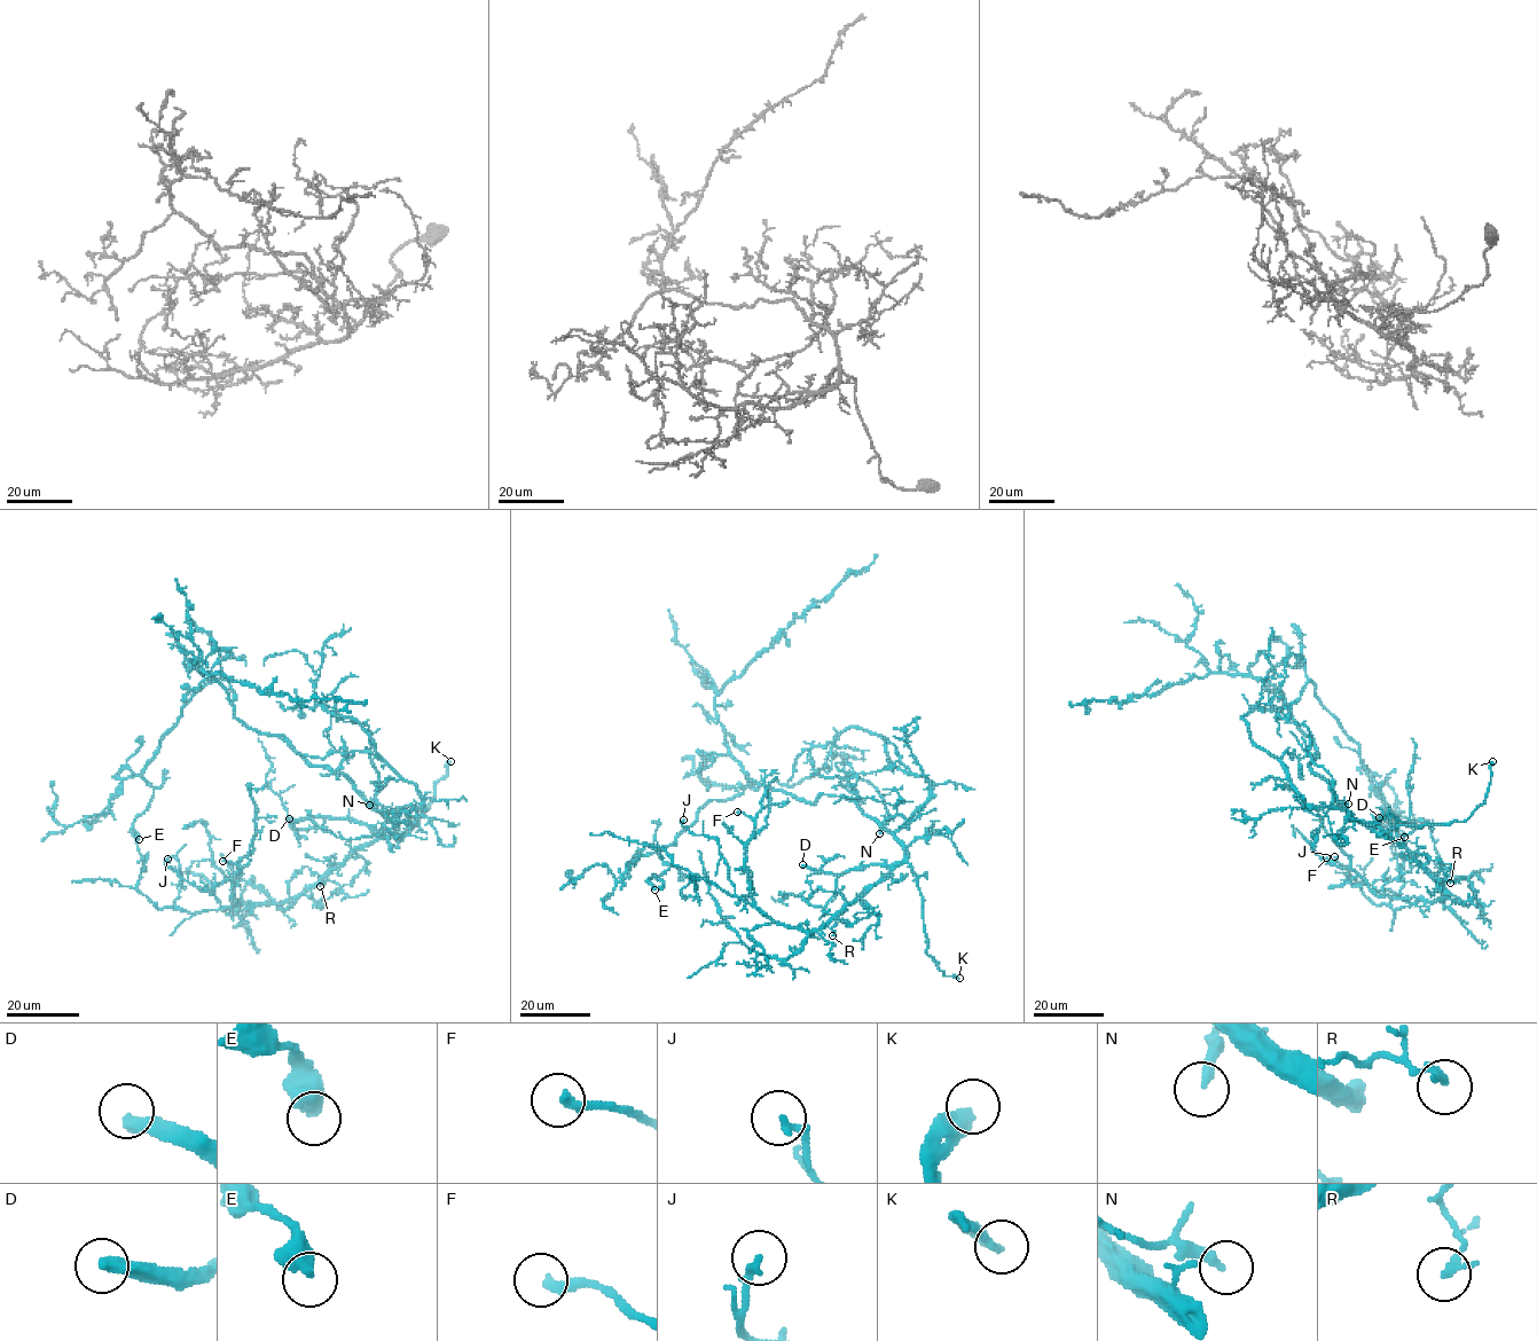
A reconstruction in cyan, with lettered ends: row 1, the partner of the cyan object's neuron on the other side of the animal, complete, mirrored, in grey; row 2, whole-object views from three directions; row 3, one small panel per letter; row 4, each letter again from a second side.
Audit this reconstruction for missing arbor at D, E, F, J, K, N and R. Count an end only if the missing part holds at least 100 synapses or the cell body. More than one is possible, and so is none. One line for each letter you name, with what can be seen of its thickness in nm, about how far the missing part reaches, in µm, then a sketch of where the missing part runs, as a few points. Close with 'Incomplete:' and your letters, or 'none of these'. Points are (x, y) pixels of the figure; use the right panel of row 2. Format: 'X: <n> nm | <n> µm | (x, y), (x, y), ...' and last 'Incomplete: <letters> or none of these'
D: 400 nm | 60 µm | (1379, 817), (1370, 812), (1367, 804), (1373, 773), (1362, 767), (1349, 739), (1334, 721), (1324, 718), (1325, 711)
K: 300 nm | 30 µm | (1492, 761), (1505, 759), (1505, 765), (1500, 770), (1502, 719)
Incomplete: D, K

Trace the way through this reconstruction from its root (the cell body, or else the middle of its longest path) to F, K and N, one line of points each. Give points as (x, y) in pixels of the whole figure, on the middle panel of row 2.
F: (853, 801), (894, 837), (906, 856), (812, 932), (776, 924), (757, 906), (745, 868), (754, 821), (737, 812)
K: (853, 801), (875, 817), (902, 847), (922, 899), (927, 954), (945, 975), (959, 978)
N: (853, 801), (891, 831), (896, 831), (906, 820), (899, 814), (887, 817), (879, 833)

